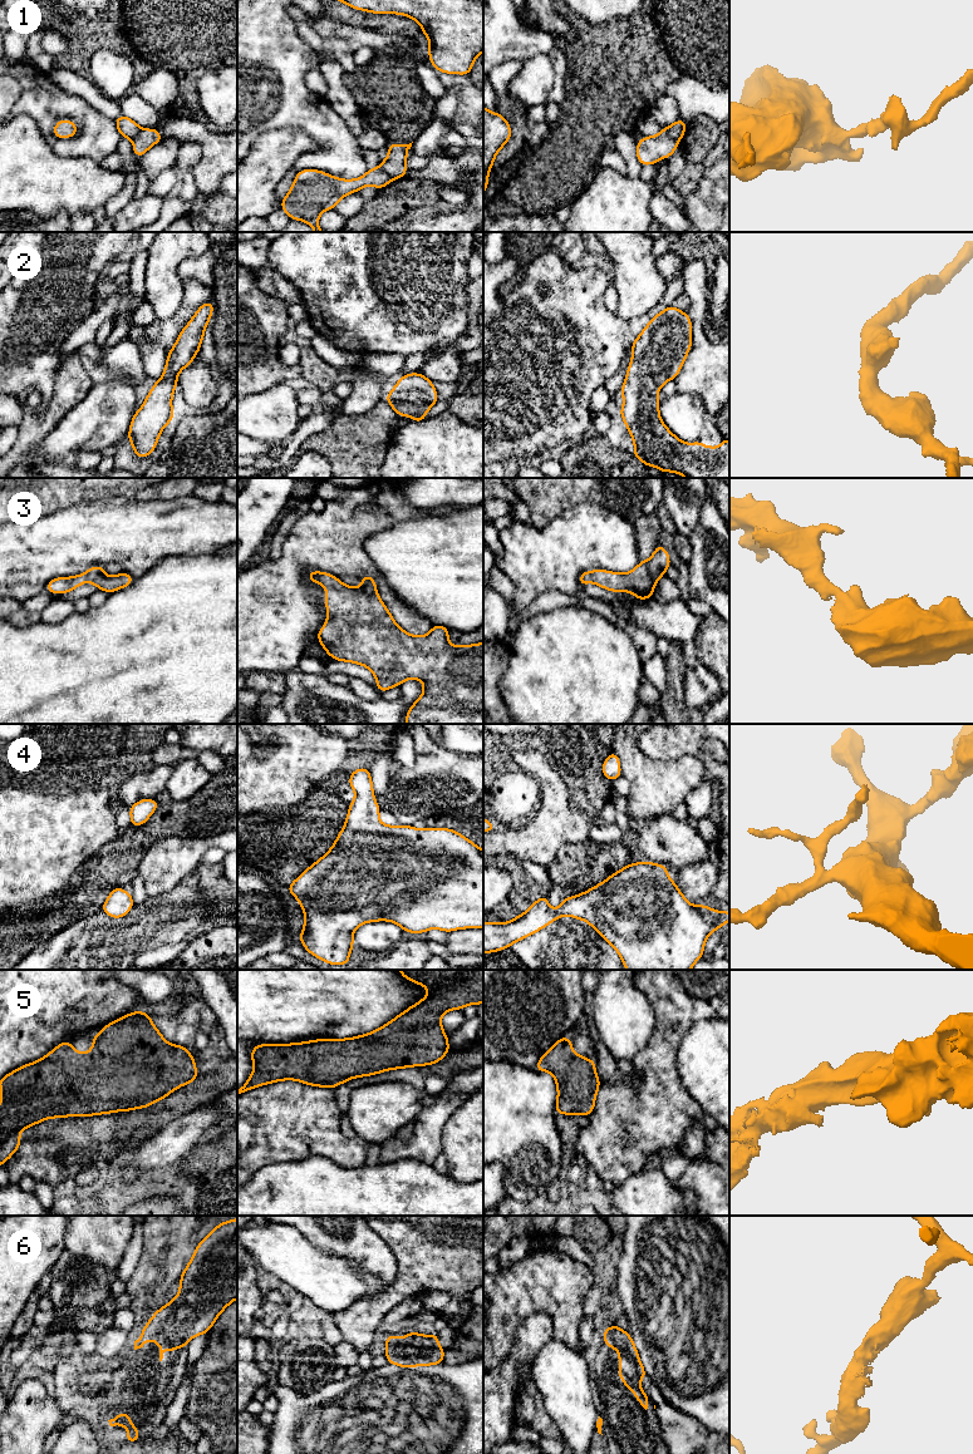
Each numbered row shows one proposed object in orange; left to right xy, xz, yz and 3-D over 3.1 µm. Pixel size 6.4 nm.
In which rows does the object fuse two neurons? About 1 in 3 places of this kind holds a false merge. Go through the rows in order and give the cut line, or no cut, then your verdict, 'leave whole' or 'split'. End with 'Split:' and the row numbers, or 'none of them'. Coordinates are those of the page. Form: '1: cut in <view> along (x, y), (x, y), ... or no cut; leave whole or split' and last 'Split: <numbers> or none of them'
1: cut in xz along (379, 166), (393, 178); split
2: no cut; leave whole
3: no cut; leave whole
4: no cut; leave whole
5: no cut; leave whole
6: no cut; leave whole
Split: 1

